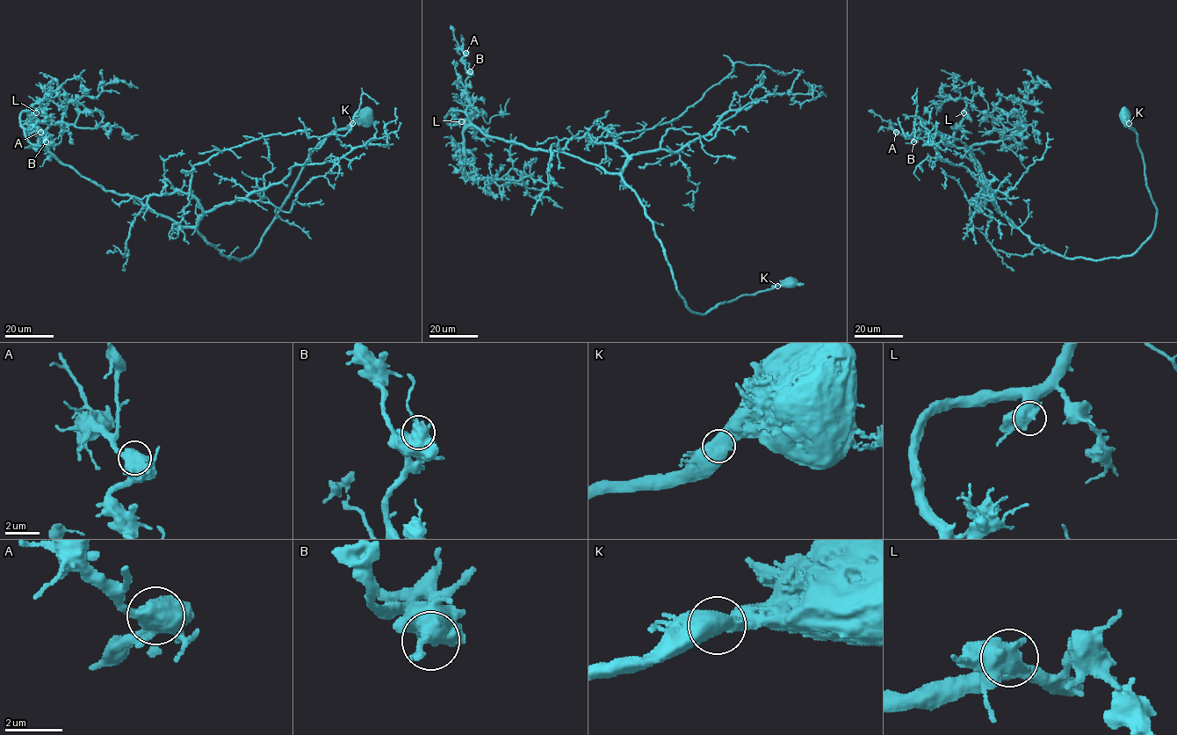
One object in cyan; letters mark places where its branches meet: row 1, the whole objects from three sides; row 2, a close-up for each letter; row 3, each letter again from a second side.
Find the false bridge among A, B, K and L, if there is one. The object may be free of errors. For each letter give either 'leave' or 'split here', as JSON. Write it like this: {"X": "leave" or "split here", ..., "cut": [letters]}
{"A": "leave", "B": "leave", "K": "leave", "L": "leave", "cut": []}

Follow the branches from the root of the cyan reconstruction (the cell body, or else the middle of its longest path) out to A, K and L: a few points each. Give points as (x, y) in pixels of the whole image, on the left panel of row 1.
A: (365, 118), (335, 129), (314, 149), (260, 245), (241, 260), (194, 228), (61, 164), (41, 146), (40, 132)
K: (365, 118), (357, 119), (352, 124)
L: (365, 118), (314, 149), (240, 260), (32, 144), (20, 114), (36, 112)

